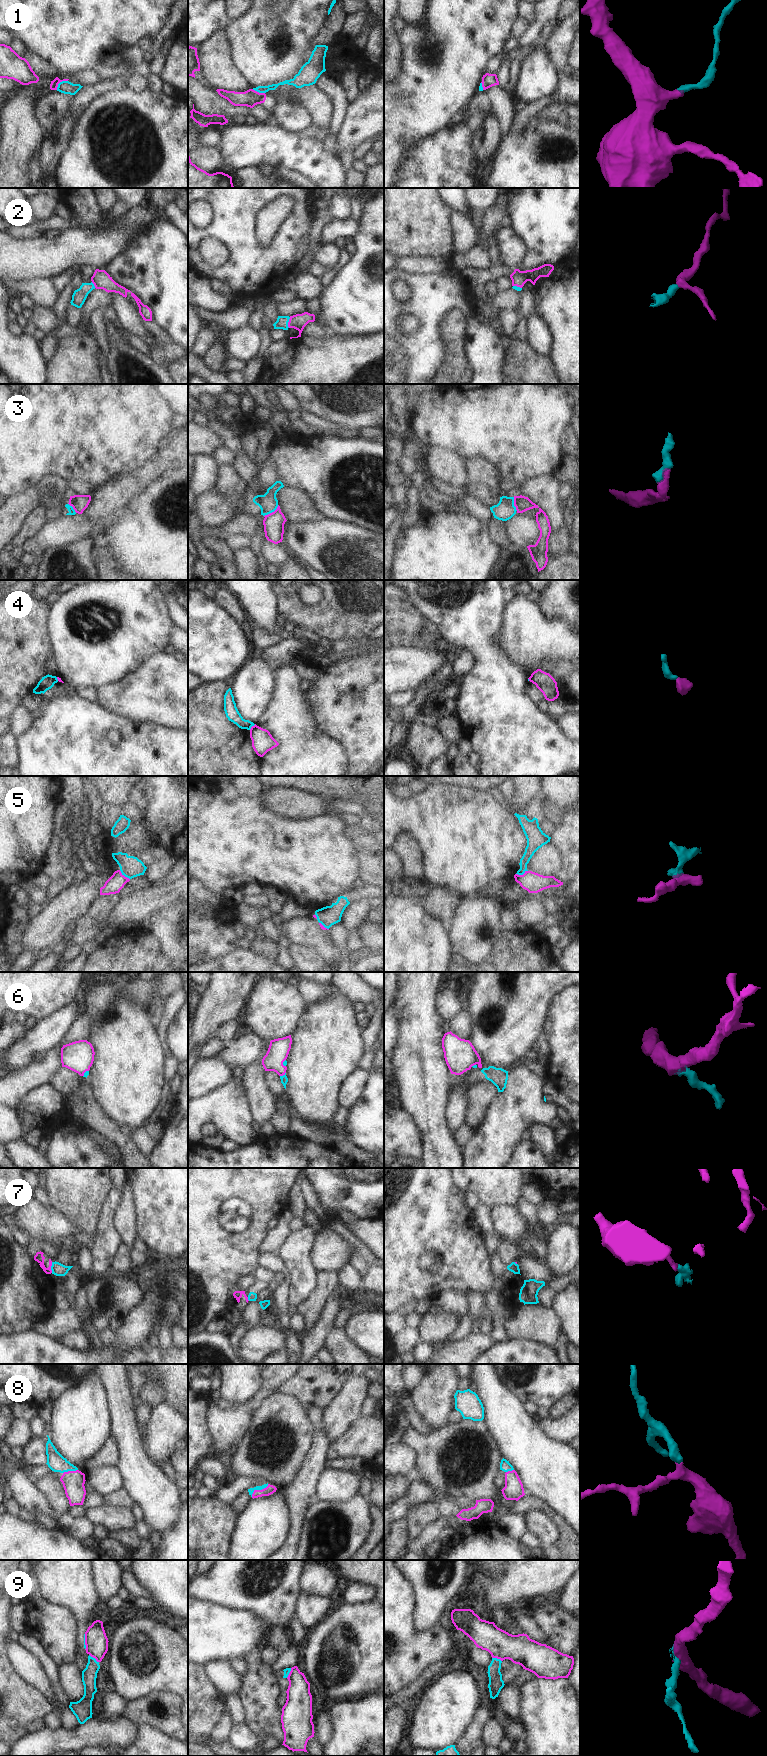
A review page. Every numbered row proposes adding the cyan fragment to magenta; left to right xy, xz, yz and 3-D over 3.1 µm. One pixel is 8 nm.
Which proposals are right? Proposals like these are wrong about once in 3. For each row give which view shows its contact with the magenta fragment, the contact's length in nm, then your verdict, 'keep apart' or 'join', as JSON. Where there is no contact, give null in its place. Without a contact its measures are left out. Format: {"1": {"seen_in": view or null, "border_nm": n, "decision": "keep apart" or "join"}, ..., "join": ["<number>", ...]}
{"1": {"seen_in": "xy", "border_nm": 120, "decision": "join"}, "2": {"seen_in": "xz", "border_nm": 90, "decision": "join"}, "3": {"seen_in": "xz", "border_nm": 150, "decision": "keep apart"}, "4": {"seen_in": "xz", "border_nm": 70, "decision": "keep apart"}, "5": {"seen_in": "yz", "border_nm": 100, "decision": "keep apart"}, "6": {"seen_in": "xz", "border_nm": 60, "decision": "join"}, "7": {"seen_in": "xy", "border_nm": 90, "decision": "keep apart"}, "8": {"seen_in": "xz", "border_nm": 170, "decision": "join"}, "9": {"seen_in": "xy", "border_nm": 100, "decision": "keep apart"}, "join": ["1", "2", "6", "8"]}

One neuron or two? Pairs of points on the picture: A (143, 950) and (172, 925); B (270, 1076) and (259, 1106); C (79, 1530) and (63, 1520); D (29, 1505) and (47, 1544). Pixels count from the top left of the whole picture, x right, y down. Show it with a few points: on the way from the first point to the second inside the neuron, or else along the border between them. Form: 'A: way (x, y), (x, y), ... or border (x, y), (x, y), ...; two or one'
A: border (145, 930), (158, 940), (161, 952), (168, 959); two
B: border (264, 1071), (264, 1080), (268, 1089), (277, 1096); two
C: way (75, 1527), (67, 1523); one
D: border (23, 1513), (28, 1516); two

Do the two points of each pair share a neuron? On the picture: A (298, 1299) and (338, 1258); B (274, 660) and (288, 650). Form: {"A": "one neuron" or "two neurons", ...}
{"A": "two neurons", "B": "one neuron"}

